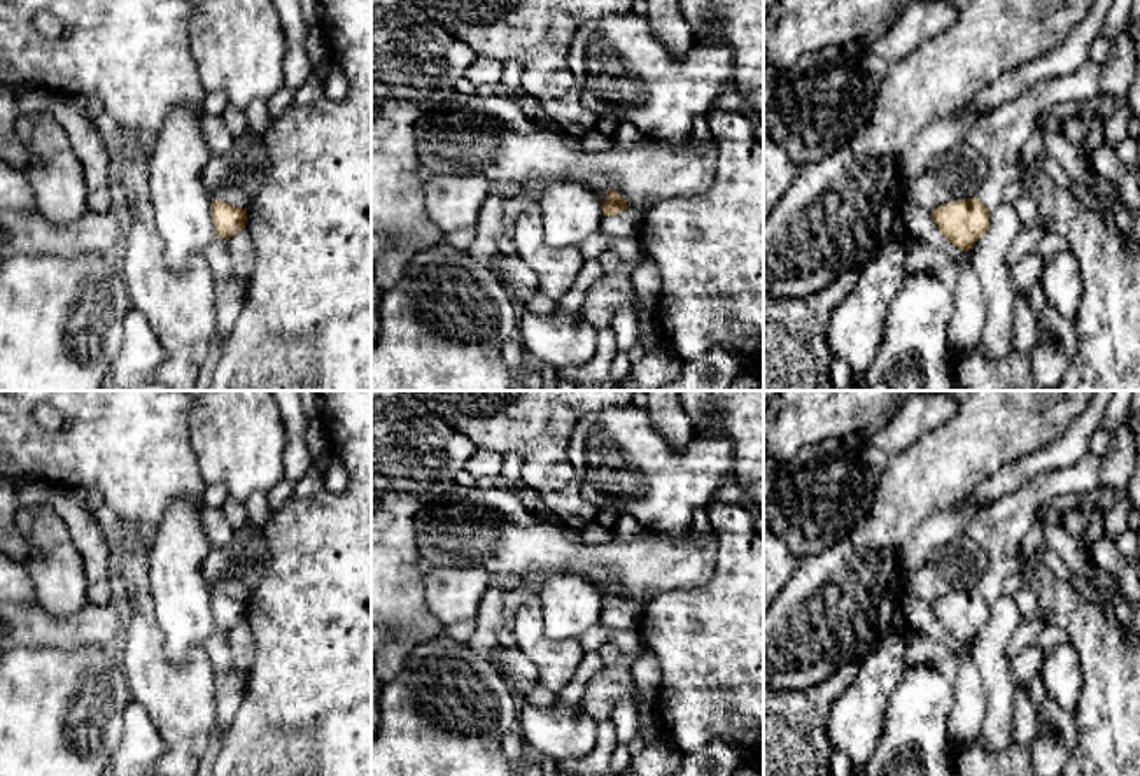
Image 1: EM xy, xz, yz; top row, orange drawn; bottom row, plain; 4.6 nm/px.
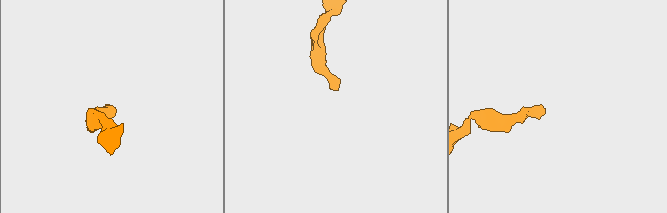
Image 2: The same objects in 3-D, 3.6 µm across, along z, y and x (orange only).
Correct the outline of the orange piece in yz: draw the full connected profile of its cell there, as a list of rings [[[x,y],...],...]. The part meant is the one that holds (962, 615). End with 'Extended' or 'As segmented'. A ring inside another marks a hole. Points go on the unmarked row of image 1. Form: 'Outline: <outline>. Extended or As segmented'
Outline: [[[1087,452],[1077,462],[1042,473],[1026,482],[1005,497],[982,508],[967,526],[965,534],[981,545],[988,557],[989,568],[977,582],[974,590],[947,594],[932,603],[933,615],[944,627],[946,634],[961,643],[970,643],[989,620],[989,604],[1002,597],[1002,587],[1009,576],[1019,571],[1021,541],[1033,526],[1038,510],[1051,511],[1052,501],[1063,494],[1091,494],[1100,483],[1101,455]]]. Extended

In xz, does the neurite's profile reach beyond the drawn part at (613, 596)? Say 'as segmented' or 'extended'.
extended

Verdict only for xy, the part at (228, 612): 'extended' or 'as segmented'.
extended

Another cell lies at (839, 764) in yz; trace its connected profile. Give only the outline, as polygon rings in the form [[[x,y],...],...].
[[[834,751],[830,757],[832,776],[851,776],[853,765],[844,751]]]

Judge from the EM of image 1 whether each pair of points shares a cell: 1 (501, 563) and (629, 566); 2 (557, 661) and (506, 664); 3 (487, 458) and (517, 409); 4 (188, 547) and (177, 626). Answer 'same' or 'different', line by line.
1: same
2: different
3: different
4: same

